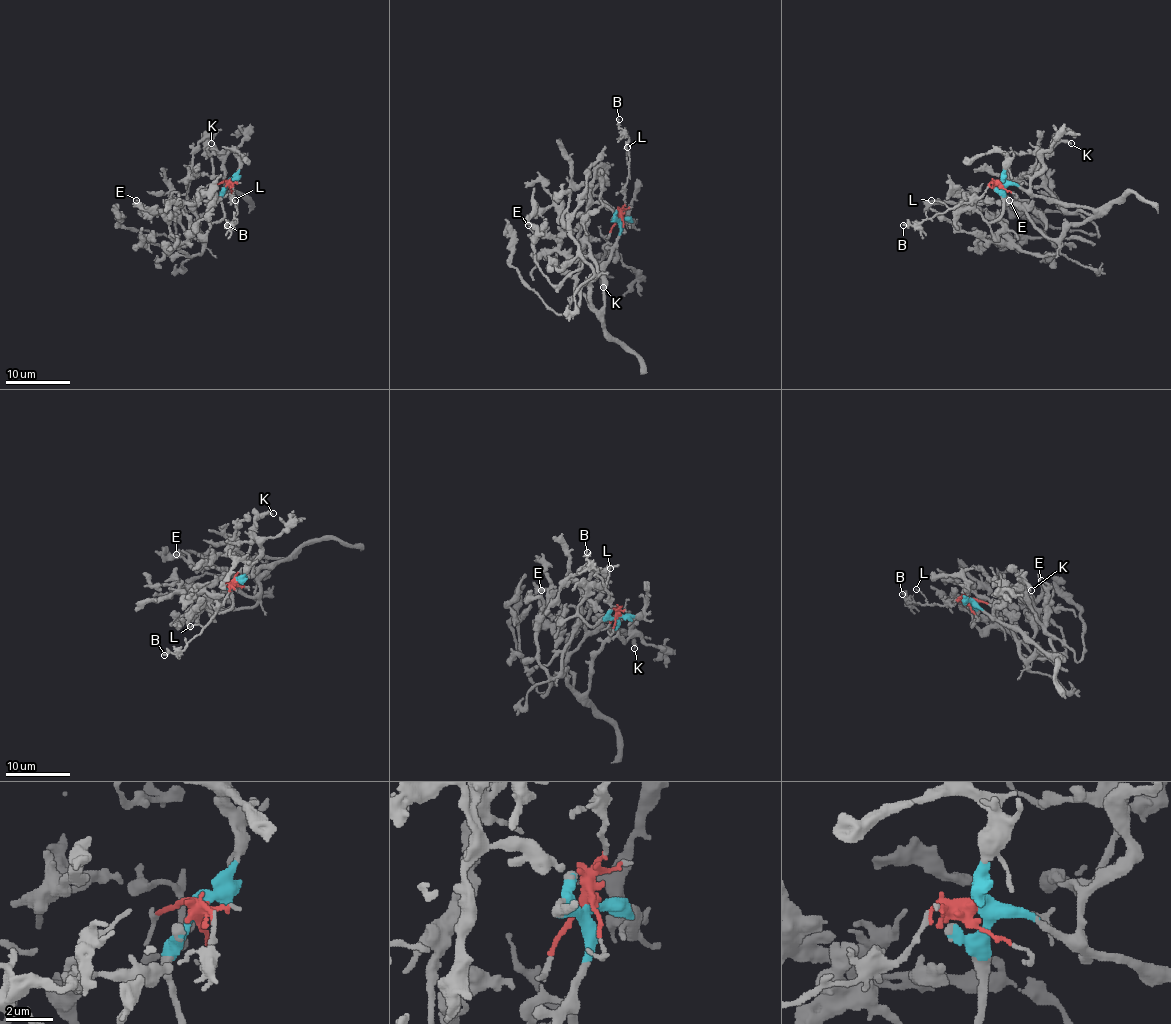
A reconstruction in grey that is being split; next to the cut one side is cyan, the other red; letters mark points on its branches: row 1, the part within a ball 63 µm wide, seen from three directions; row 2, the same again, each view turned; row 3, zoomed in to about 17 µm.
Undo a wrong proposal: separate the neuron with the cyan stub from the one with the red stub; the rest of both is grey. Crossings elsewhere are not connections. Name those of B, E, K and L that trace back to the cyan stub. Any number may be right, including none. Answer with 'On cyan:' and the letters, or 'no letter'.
On cyan: E, K

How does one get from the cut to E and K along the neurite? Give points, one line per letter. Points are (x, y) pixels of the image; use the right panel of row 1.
E: (1002, 182), (1094, 212), (1049, 238), (1041, 230), (1046, 223), (1009, 199)
K: (1002, 182), (1014, 182), (1026, 190), (1030, 187), (1028, 175), (1033, 174), (1041, 159), (1060, 142), (1071, 143)

